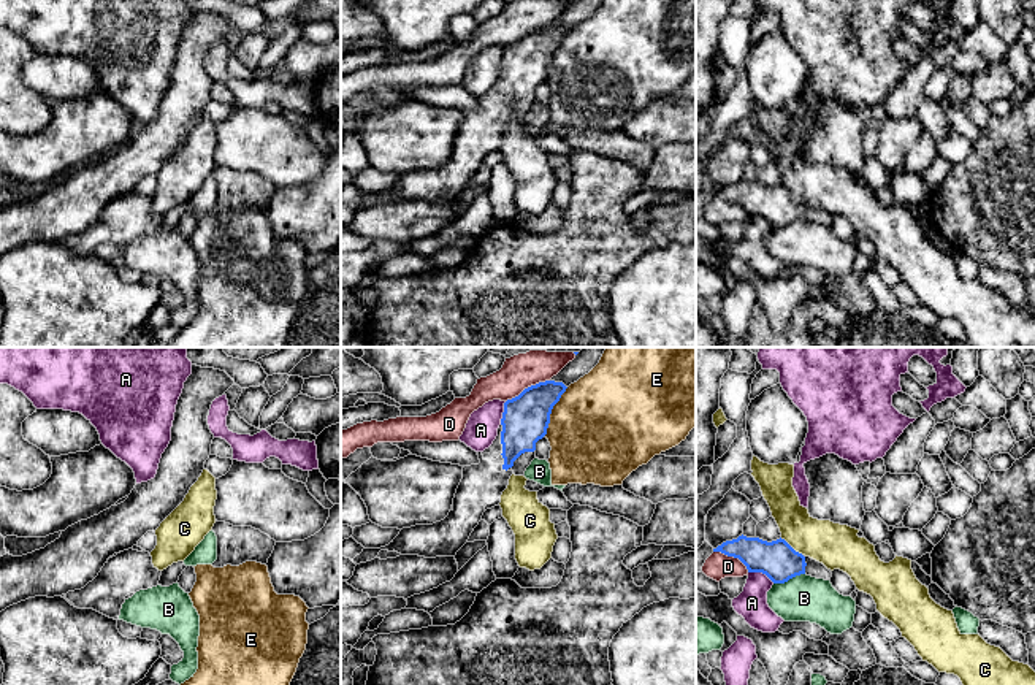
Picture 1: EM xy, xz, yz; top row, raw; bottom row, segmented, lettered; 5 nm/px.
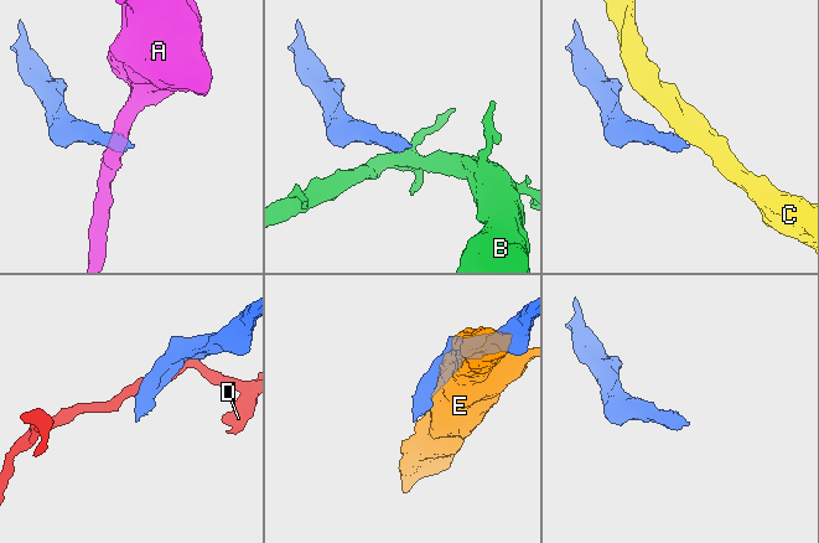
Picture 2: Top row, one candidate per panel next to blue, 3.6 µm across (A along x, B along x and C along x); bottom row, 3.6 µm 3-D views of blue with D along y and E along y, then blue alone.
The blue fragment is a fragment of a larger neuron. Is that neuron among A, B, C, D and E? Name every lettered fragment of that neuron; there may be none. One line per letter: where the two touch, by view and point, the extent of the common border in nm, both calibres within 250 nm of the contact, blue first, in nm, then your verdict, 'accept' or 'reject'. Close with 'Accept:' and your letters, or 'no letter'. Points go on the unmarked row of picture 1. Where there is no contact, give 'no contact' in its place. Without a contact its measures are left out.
A: yz (761, 216) | 150 nm | 190/160 nm | reject
B: yz (788, 224) | 170 nm | 190/240 nm | reject
C: yz (790, 191) | 150 nm | 190/220 nm | reject
D: xz (528, 32) | 260 nm | 240/180 nm | reject
E: xz (550, 56) | 280 nm | 240/480 nm | reject
Accept: no letter

